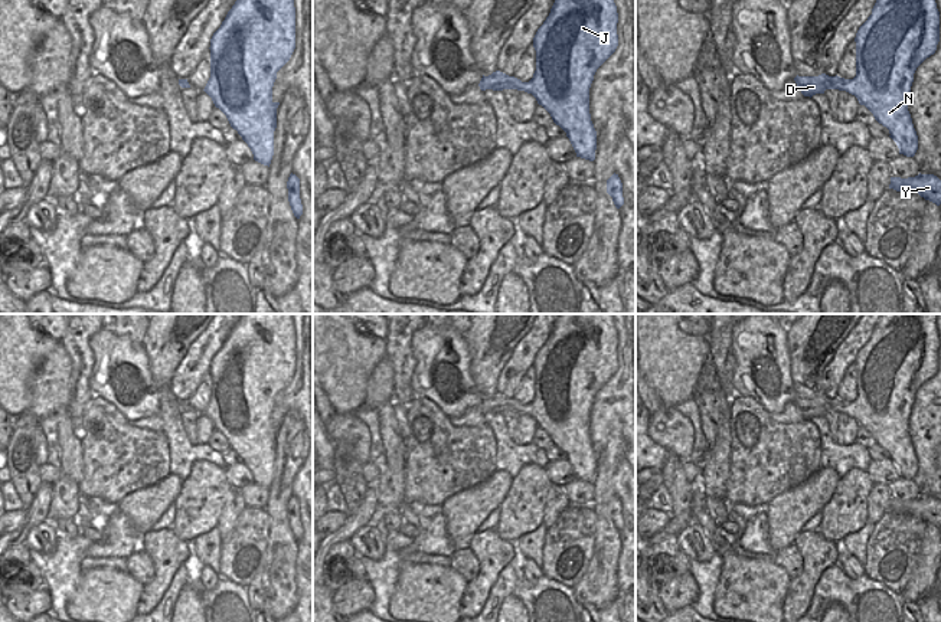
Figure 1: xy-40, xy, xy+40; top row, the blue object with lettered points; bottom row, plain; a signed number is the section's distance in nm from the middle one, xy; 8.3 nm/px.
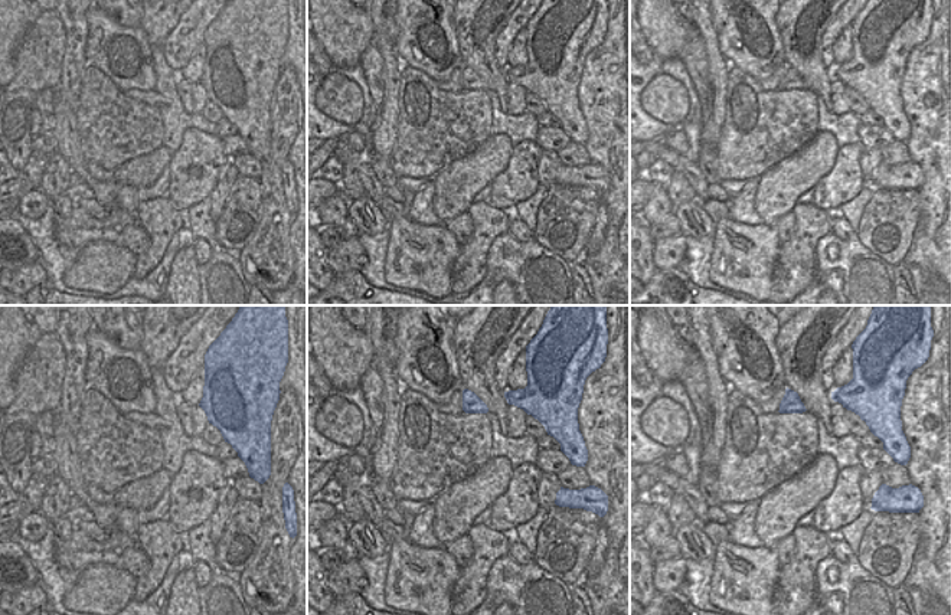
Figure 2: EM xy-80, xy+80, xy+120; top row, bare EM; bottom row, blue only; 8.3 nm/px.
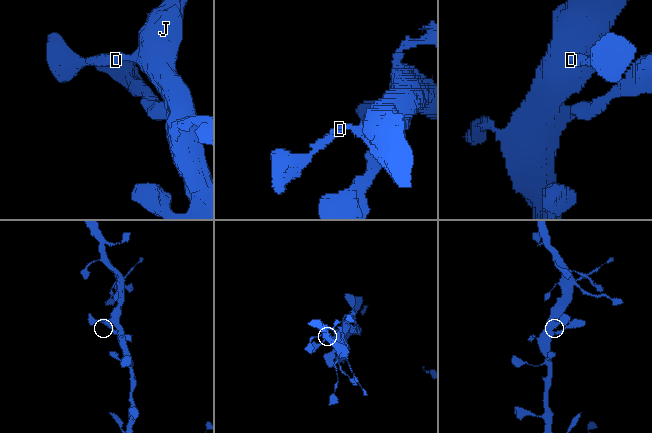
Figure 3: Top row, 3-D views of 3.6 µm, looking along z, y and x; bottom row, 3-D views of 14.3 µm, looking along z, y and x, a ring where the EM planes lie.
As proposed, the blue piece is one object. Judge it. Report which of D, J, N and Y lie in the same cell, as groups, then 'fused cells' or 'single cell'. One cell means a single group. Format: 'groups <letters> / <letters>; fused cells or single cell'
groups D J N Y; single cell

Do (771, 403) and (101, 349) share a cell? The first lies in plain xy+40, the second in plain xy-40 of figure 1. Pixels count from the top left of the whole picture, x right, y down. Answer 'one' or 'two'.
one

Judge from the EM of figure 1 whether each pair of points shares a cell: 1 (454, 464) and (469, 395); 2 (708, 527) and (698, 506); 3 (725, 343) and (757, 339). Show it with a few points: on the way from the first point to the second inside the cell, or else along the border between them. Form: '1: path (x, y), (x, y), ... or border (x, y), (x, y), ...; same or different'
1: border (422, 396), (430, 399), (448, 418); different
2: path (705, 521), (699, 511); same
3: border (734, 328), (732, 375); different

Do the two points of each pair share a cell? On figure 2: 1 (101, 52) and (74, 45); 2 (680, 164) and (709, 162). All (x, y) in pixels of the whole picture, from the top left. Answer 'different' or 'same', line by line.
1: different
2: different

